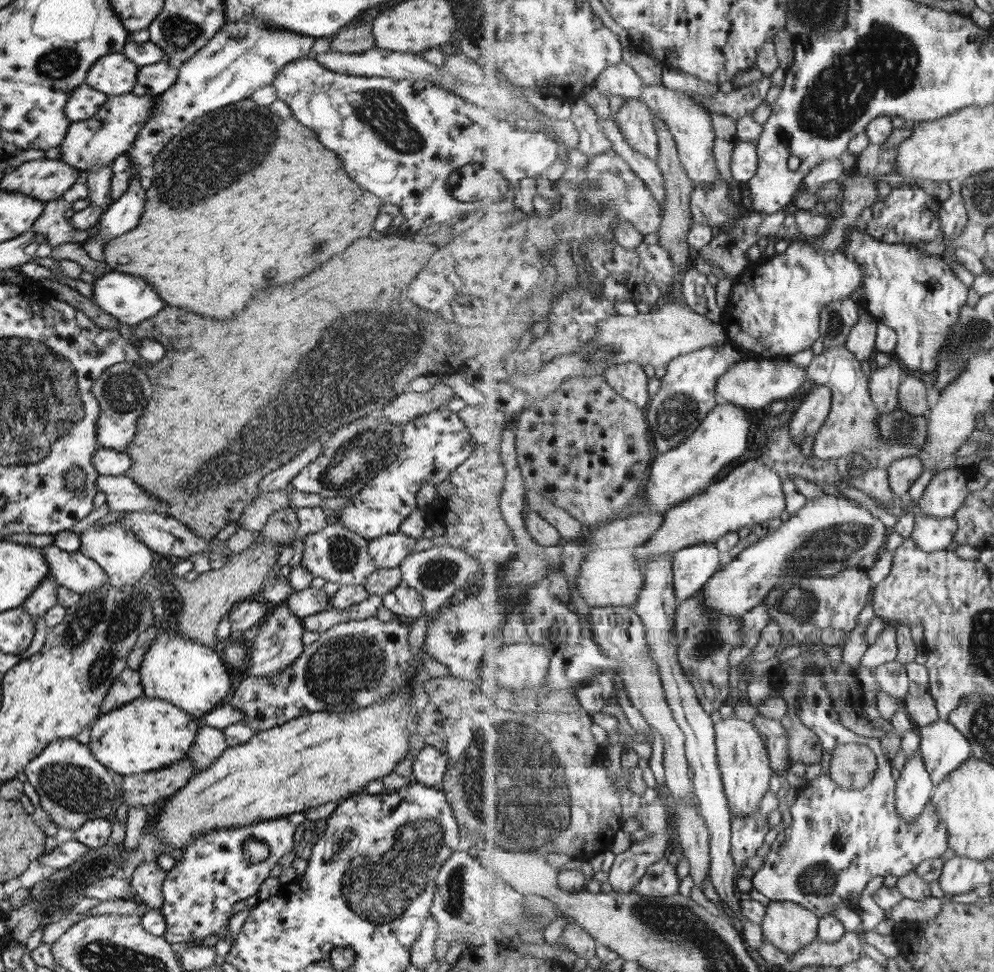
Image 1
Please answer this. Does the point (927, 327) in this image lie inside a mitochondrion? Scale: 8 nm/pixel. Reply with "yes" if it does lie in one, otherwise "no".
yes

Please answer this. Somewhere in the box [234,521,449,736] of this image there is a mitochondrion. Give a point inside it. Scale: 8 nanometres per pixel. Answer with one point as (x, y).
(347, 668)

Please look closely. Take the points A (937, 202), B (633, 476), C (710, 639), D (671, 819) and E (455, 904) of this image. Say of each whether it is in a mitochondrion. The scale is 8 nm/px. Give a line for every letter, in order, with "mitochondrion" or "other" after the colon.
A: other
B: other
C: mitochondrion
D: other
E: mitochondrion

